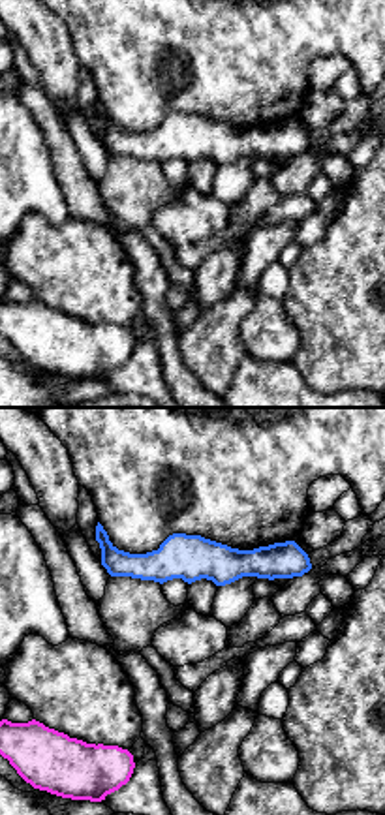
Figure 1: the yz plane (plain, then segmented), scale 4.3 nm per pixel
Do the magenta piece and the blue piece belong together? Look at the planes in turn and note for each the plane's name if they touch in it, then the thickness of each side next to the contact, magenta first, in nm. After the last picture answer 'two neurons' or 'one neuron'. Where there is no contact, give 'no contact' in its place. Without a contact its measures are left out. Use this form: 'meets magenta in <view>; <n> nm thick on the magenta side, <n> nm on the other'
no contact

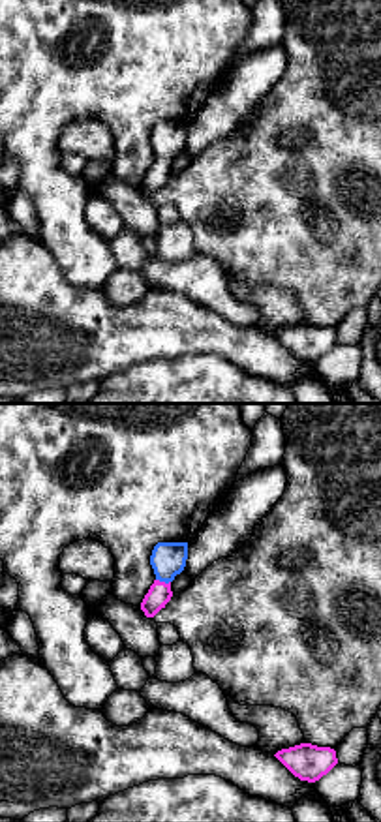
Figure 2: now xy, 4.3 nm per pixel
meets magenta in xy; 100 nm thick on the magenta side, 150 nm on the other

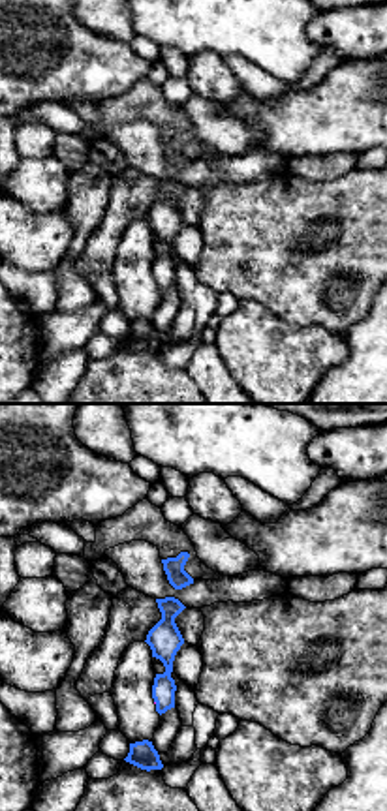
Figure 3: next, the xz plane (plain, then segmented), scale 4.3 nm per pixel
no contact

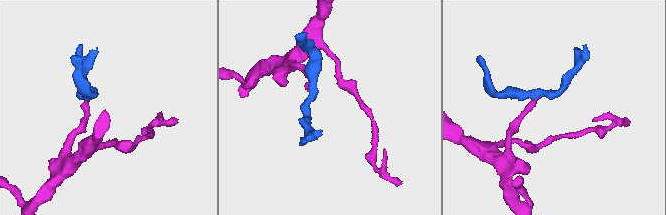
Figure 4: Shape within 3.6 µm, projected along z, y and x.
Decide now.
two neurons

